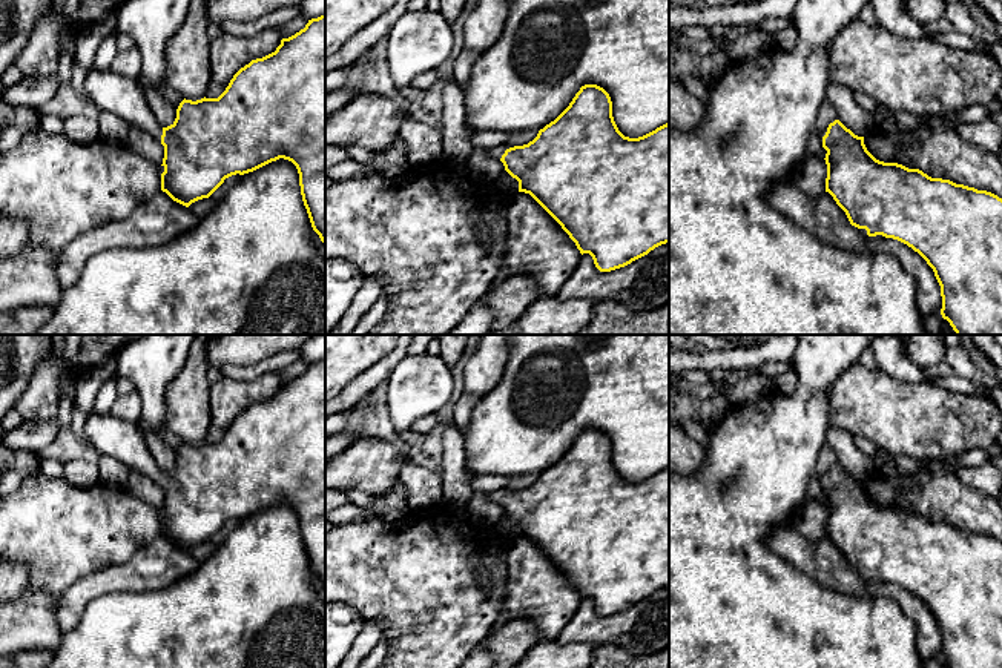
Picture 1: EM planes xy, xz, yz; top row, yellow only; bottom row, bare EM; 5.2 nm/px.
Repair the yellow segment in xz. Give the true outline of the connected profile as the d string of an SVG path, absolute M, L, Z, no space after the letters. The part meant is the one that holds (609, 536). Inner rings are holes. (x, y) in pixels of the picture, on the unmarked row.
M585 428L575 438L569 450L549 468L539 475L537 481L523 490L511 491L506 487L489 491L488 498L503 507L505 514L519 525L519 536L529 537L569 579L580 597L589 597L600 616L611 616L631 608L648 599L655 591L669 587L669 467L638 481L625 481L612 461L612 445L609 438L597 428Z

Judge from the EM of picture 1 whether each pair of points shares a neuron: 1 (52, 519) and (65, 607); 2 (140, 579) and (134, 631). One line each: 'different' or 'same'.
1: different
2: different

